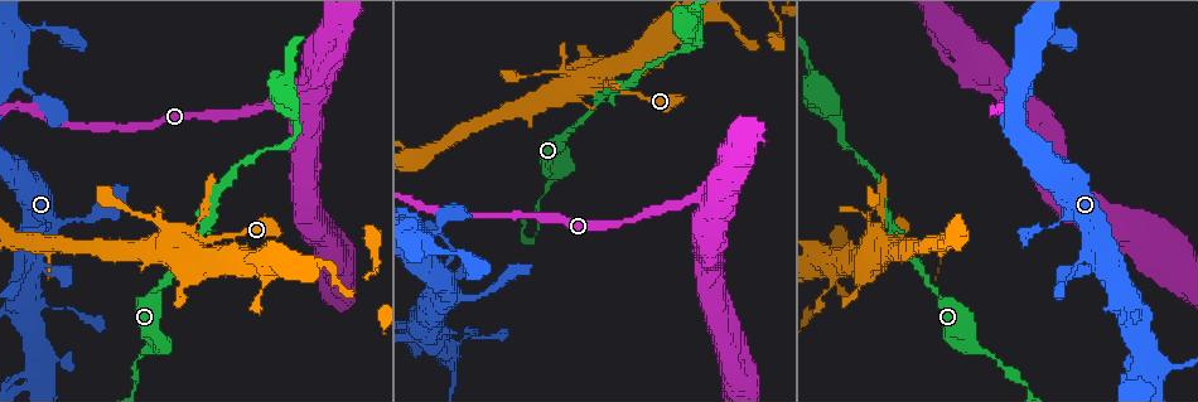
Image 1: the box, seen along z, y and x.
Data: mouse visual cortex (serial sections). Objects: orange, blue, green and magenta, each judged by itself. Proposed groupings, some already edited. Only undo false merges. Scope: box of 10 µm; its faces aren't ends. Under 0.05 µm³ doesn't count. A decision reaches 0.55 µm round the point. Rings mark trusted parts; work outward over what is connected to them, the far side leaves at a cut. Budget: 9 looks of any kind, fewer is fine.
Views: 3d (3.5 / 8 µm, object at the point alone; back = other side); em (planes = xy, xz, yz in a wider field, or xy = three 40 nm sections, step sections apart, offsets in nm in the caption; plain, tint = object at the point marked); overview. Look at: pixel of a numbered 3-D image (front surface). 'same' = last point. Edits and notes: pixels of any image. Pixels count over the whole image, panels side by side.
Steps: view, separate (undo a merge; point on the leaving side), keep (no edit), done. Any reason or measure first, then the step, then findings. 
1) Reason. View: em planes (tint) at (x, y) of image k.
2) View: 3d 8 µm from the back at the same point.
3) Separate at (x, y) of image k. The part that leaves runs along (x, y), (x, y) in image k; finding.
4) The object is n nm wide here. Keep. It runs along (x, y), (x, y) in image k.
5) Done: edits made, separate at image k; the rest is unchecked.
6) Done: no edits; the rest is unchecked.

Calibre changes. View: 3d 8 µm at (502, 280) of image 1.

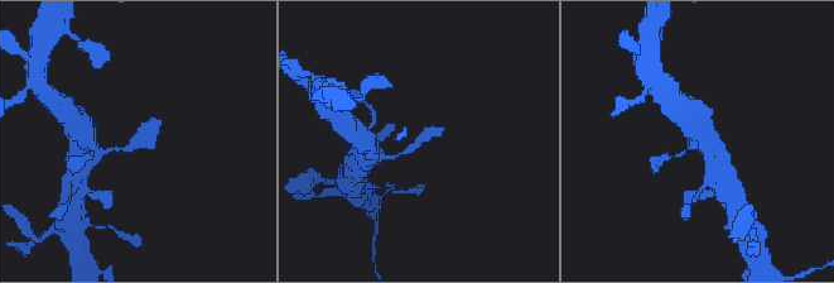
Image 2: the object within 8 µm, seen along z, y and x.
View: 3d 3.5 µm at the same point.

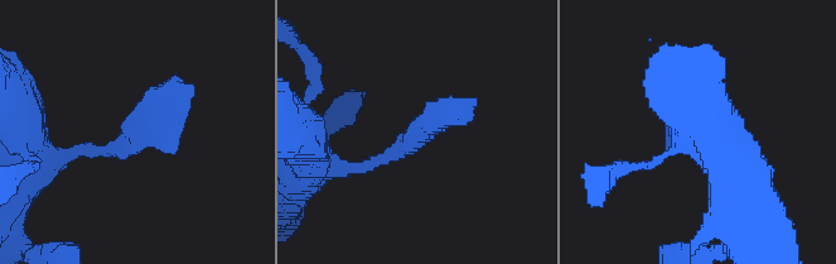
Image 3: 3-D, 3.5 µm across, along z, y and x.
View: em xy step 1 (tint) at (130, 141) of image 3.

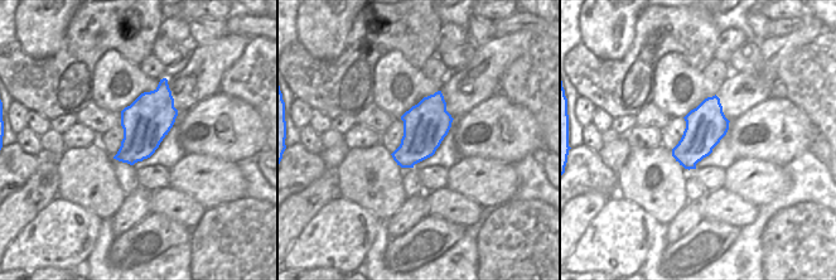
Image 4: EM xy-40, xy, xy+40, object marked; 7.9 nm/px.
Keep. It runs along (341, 169), (395, 154), (472, 102) in image 3; one cell here.

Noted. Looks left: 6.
Abrupt turn. View: 3d 3.5 µm at (597, 89) of image 1.

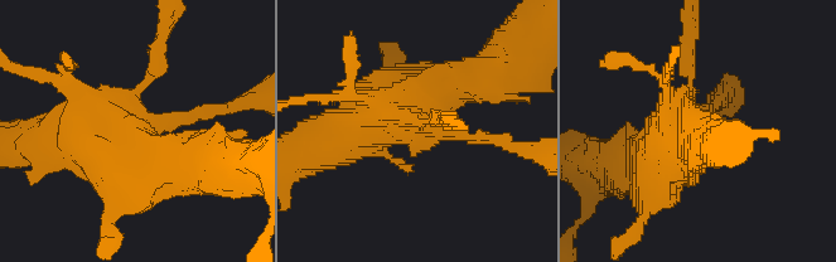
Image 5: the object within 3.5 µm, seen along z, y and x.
View: em planes (tint) at (424, 131) of image 5.

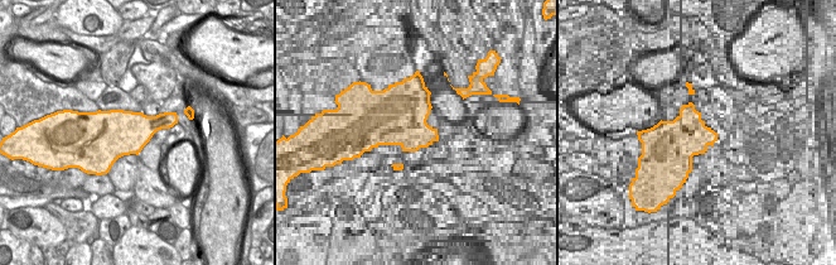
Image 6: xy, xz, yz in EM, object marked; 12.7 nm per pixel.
Another direction. View: em xy step 3 (tint) at the same point.

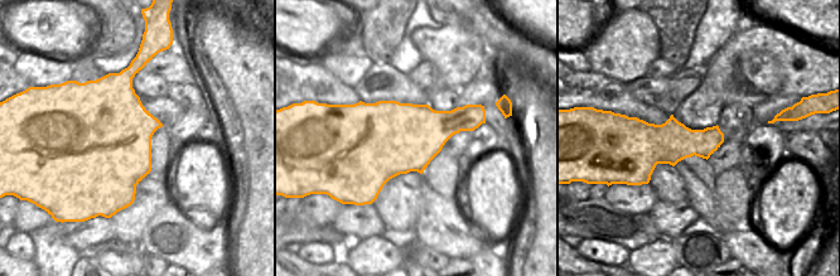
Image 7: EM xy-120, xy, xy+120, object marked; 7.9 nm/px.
Keep. It runs along (191, 119), (144, 135), (35, 142) in image 5; all the same cell.

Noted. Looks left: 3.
Four or more arms meet. View: 3d 8 µm at (974, 64) of image 1.

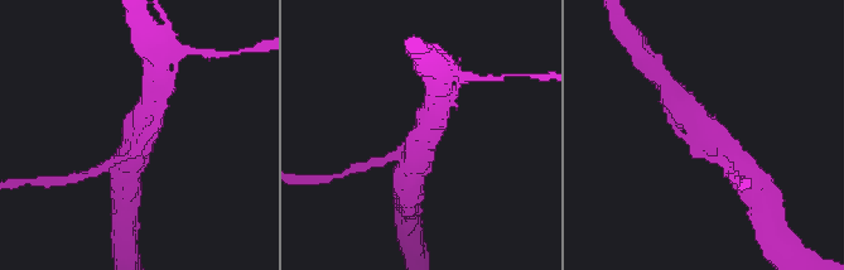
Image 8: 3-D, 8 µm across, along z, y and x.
4 arms meet here; the arms are 150, 200, 600, 600 nm wide; now the EM. View: em xy step 1 (tint) at the same point.

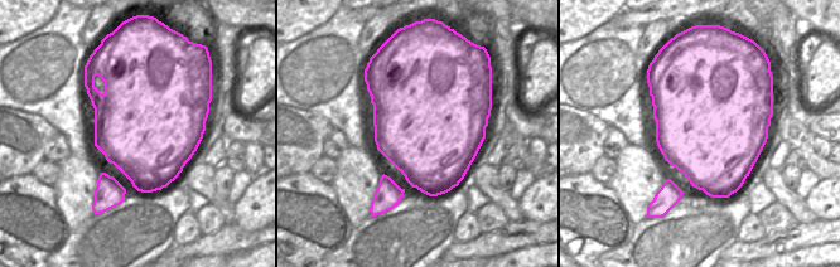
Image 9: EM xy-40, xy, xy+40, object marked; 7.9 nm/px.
Keep. All the same cell.

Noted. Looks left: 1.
Done: no edits; the rest is unchecked.

